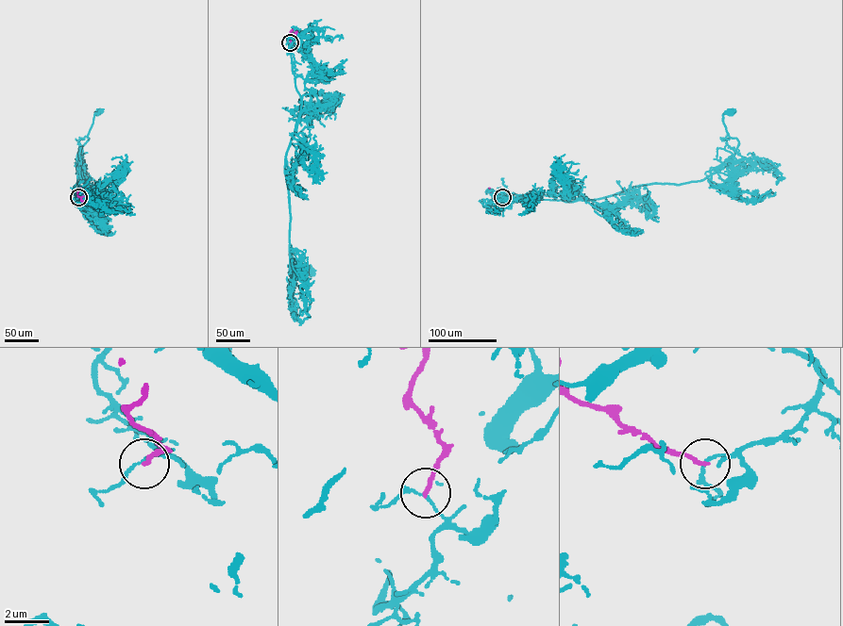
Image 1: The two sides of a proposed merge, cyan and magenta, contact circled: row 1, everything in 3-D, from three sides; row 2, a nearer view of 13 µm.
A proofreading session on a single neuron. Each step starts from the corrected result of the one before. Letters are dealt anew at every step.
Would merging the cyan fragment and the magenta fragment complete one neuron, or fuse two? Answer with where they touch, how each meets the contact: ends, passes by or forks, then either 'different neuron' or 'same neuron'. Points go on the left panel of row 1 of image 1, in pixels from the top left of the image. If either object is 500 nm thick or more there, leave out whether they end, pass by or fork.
(78, 197) | cyan passes by | magenta ends | different neuron

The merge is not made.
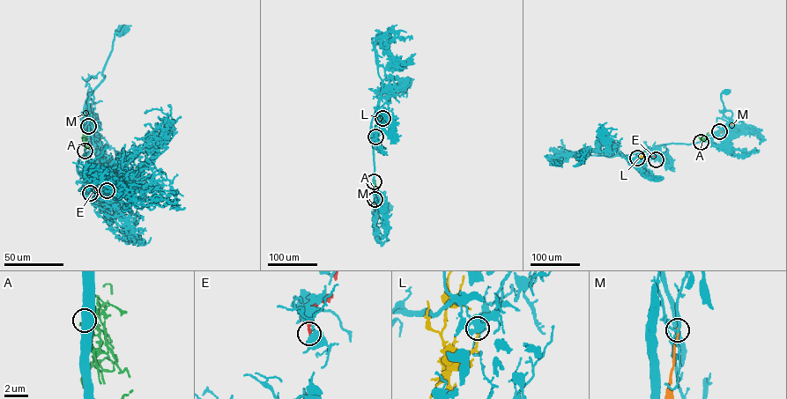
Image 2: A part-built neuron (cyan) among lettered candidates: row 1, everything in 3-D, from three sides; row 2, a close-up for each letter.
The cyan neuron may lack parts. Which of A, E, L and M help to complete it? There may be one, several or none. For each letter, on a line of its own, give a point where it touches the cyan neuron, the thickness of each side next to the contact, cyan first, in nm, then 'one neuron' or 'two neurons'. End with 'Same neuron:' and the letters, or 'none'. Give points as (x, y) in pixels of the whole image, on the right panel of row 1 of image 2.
A: (701, 142) | 750/240 nm | two neurons
E: (656, 159) | 550/240 nm | two neurons
L: (637, 158) | 190/260 nm | one neuron
M: (719, 131) | 190/150 nm | two neurons
Same neuron: L

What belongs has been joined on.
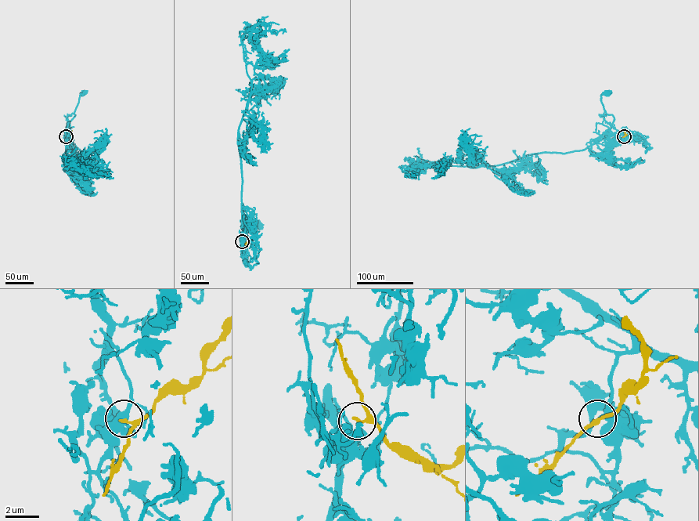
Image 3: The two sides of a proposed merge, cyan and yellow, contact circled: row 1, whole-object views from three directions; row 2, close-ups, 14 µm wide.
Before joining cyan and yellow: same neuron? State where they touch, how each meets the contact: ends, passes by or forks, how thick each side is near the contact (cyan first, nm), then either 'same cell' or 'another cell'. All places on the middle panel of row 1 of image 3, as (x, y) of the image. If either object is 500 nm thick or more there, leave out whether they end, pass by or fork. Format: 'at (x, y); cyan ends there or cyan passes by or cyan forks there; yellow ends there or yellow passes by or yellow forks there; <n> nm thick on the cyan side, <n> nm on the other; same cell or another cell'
at (242, 241); cyan passes by; yellow passes by; 320 nm thick on the cyan side, 200 nm on the other; another cell

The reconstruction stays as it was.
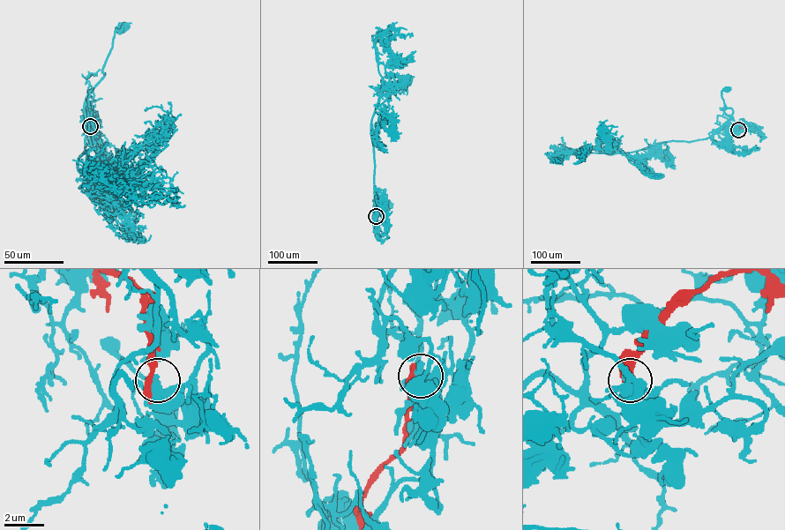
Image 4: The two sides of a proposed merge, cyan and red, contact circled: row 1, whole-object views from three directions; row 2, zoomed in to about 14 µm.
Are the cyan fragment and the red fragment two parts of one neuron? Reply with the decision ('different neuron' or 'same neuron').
different neuron

